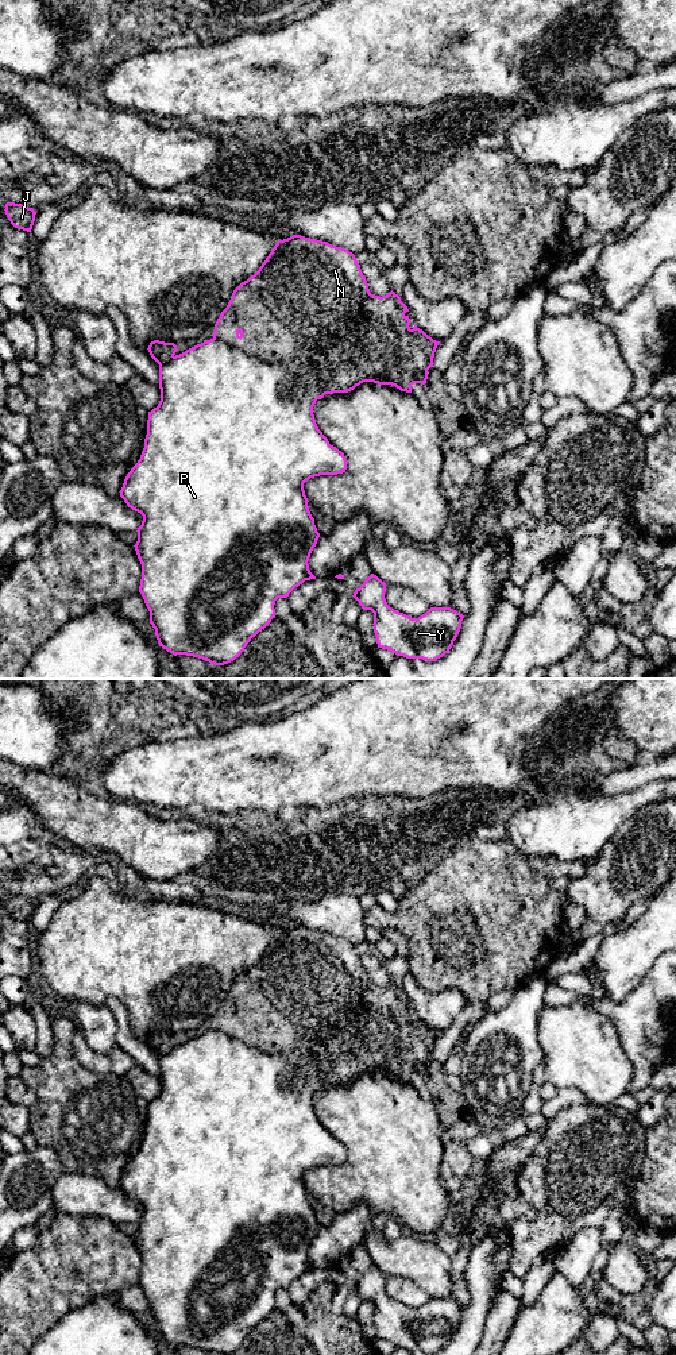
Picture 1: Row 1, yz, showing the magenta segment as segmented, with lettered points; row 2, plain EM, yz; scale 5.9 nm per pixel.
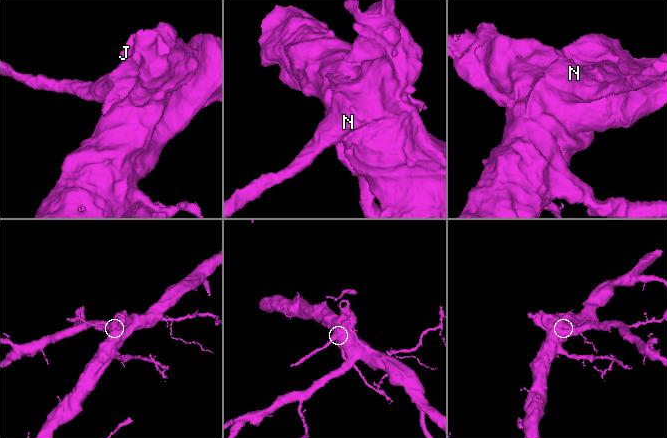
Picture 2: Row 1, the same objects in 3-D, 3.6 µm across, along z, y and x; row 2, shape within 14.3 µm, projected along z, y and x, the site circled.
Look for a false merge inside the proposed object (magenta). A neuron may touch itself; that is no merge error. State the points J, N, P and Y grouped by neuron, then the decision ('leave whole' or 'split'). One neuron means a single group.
J N P Y; leave whole

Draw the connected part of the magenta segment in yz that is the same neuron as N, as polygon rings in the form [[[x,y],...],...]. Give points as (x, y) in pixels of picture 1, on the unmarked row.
[[[293,926],[278,931],[259,961],[233,981],[227,999],[215,1015],[210,1031],[179,1046],[175,1045],[174,1034],[159,1031],[150,1034],[147,1041],[159,1055],[161,1092],[148,1103],[144,1139],[138,1154],[127,1165],[120,1188],[128,1198],[143,1207],[142,1216],[136,1221],[138,1232],[134,1236],[142,1255],[139,1283],[150,1302],[150,1315],[155,1320],[159,1337],[174,1347],[186,1346],[210,1355],[228,1355],[239,1348],[251,1329],[275,1309],[274,1296],[278,1289],[287,1289],[305,1271],[316,1270],[308,1252],[320,1224],[308,1198],[304,1174],[314,1167],[345,1163],[347,1150],[318,1120],[313,1097],[325,1085],[348,1084],[363,1073],[391,1076],[406,1084],[412,1084],[413,1074],[426,1074],[428,1061],[433,1058],[440,1032],[433,1031],[416,1016],[410,1019],[406,1003],[409,1003],[407,997],[393,981],[382,988],[370,984],[366,968],[352,943],[322,931]]]

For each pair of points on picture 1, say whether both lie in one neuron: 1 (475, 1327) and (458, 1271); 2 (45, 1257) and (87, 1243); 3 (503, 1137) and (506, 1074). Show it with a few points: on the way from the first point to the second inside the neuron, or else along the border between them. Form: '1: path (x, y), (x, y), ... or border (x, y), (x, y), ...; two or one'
1: border (466, 1271), (464, 1280), (468, 1303), (464, 1307); two
2: path (55, 1257), (73, 1257), (76, 1254); one
3: border (521, 1115), (499, 1126); two

